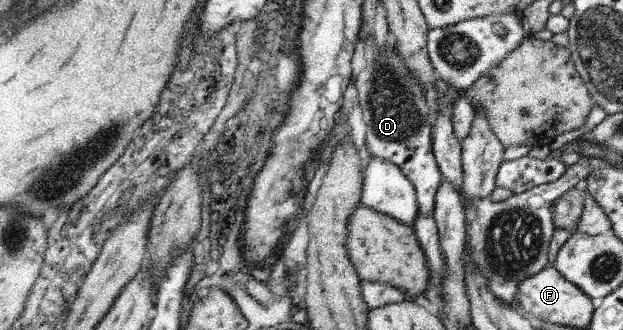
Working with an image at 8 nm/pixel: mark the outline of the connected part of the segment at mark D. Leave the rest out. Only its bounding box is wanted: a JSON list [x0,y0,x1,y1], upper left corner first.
[351,35,444,306]

